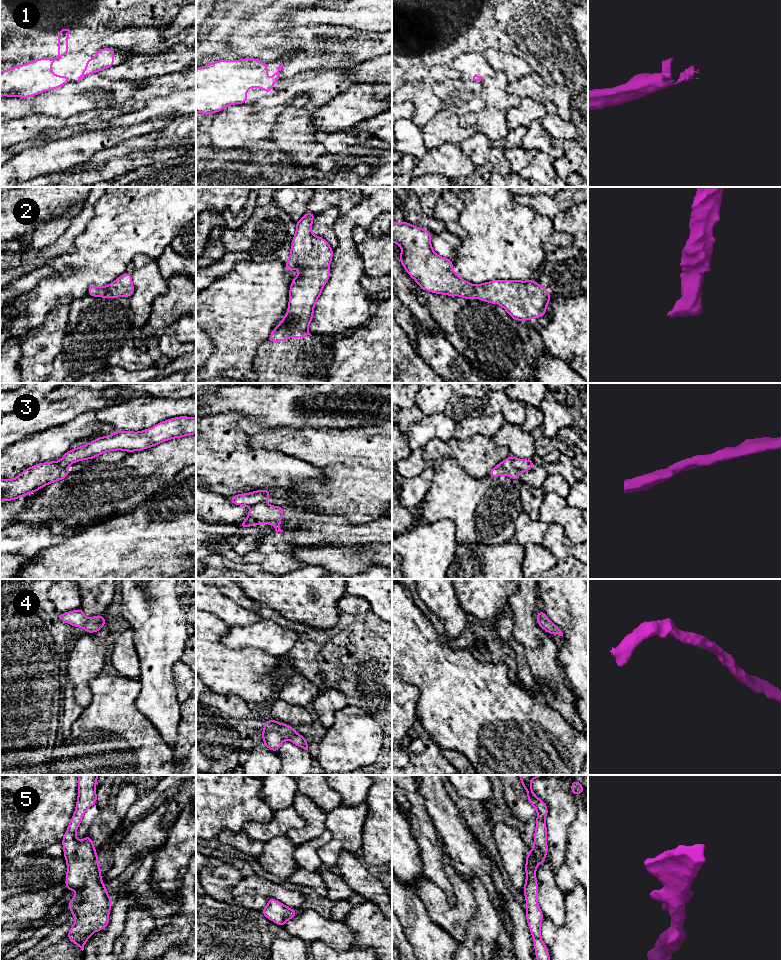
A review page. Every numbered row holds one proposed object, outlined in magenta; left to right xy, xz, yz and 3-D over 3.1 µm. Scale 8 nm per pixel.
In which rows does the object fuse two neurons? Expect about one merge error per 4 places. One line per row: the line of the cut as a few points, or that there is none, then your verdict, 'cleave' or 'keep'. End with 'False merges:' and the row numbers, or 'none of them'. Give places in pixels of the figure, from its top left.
1: no cut; keep
2: no cut; keep
3: cut in yz along (509, 457), (513, 466), (519, 472); cleave
4: no cut; keep
5: no cut; keep
False merges: 3

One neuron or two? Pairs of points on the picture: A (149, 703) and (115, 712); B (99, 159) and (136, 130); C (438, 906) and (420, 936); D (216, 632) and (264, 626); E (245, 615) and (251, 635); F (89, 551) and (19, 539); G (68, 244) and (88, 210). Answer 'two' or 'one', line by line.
A: two
B: two
C: two
D: two
E: two
F: two
G: one

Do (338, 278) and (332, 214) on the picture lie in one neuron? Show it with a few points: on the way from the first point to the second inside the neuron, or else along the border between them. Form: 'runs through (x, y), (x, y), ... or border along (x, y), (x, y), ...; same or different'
border along (335, 222), (333, 249); different

